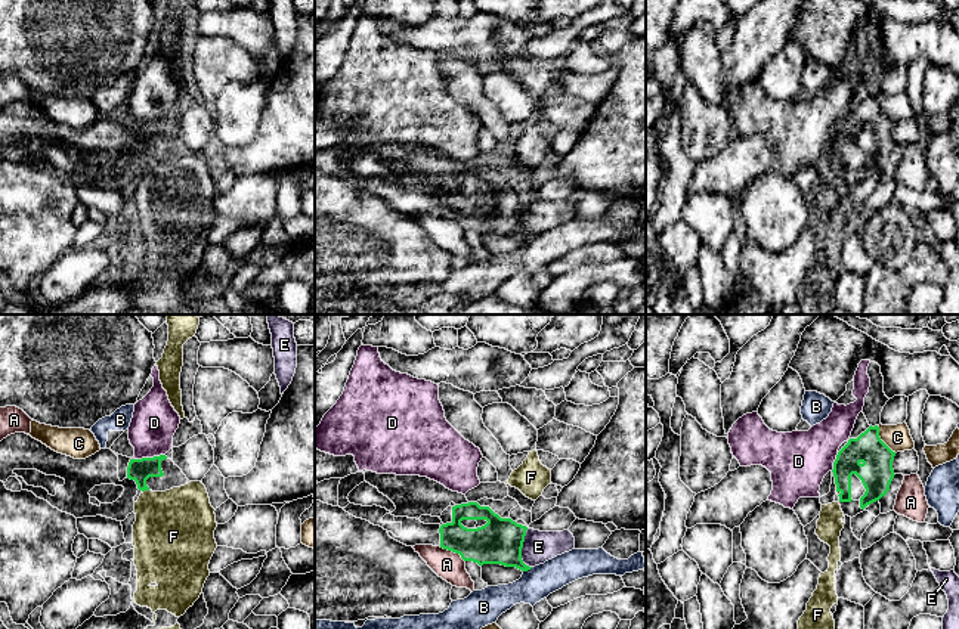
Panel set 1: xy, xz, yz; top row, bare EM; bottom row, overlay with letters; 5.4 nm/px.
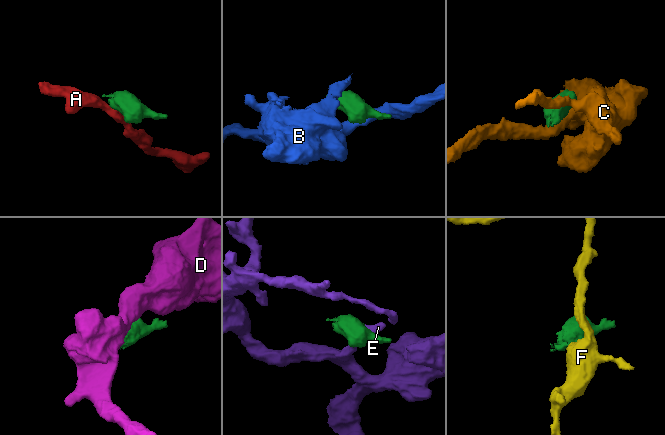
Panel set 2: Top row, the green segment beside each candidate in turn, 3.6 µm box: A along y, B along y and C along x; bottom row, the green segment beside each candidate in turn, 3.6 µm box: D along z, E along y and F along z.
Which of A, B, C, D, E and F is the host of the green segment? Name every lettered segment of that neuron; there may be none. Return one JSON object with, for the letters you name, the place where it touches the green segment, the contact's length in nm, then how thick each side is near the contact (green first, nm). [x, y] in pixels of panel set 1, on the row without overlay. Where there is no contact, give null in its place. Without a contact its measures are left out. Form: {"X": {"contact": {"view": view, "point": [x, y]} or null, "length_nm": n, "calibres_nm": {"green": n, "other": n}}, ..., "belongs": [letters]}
{"belongs": []}

